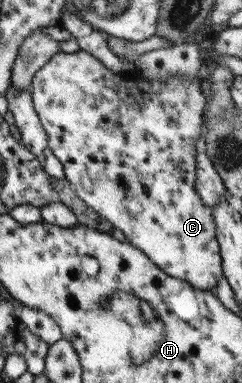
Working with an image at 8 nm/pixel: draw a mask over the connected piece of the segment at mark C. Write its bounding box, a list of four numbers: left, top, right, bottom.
[30,50,224,291]

